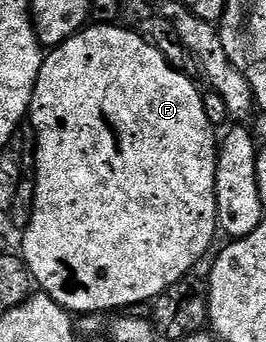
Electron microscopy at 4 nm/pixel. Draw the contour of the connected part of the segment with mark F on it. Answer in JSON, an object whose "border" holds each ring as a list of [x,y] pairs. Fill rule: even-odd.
{"border":[[[87,25],[71,35],[57,47],[46,52],[39,76],[33,89],[29,124],[35,130],[35,179],[30,203],[31,220],[22,232],[21,258],[32,280],[42,294],[57,301],[68,313],[86,313],[120,309],[135,309],[138,303],[150,304],[169,285],[190,276],[195,262],[211,247],[217,236],[217,201],[215,200],[215,174],[219,143],[216,128],[205,115],[202,90],[195,88],[196,80],[184,75],[166,60],[155,44],[141,36],[138,30],[126,31],[120,25]]]}

